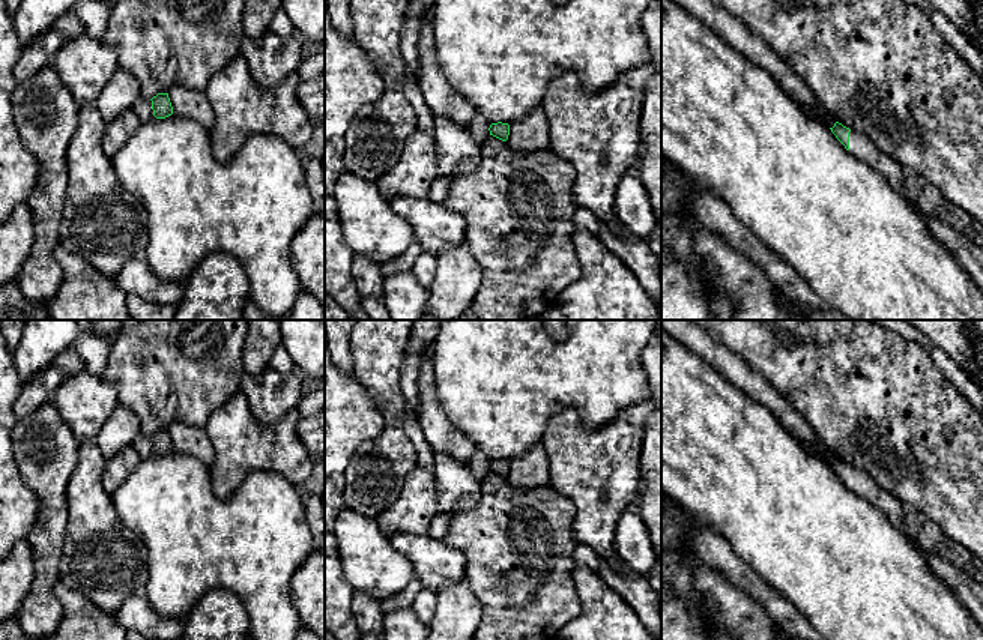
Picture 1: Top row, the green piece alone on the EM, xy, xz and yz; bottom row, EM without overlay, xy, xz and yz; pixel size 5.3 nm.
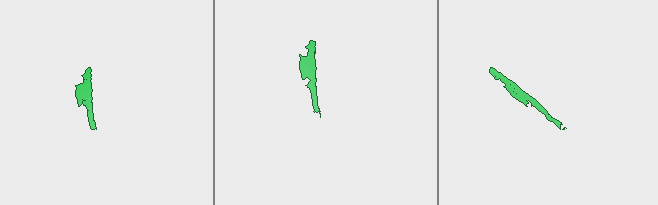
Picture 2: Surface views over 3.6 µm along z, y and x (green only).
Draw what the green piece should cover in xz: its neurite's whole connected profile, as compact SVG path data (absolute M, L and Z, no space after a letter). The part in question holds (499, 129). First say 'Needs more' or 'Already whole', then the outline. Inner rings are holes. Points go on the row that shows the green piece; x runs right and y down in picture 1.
Needs more. M475 110L473 120L469 128L473 140L482 146L488 135L493 135L502 141L508 140L510 125L508 123L488 123L485 116L481 111Z

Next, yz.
Needs more. M836 122L830 129L846 150L882 174L890 186L911 201L923 215L948 224L983 248L983 225L951 204L929 180L912 168L896 162L867 137L852 132L842 123Z

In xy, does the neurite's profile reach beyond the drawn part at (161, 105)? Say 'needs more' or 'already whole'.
needs more

